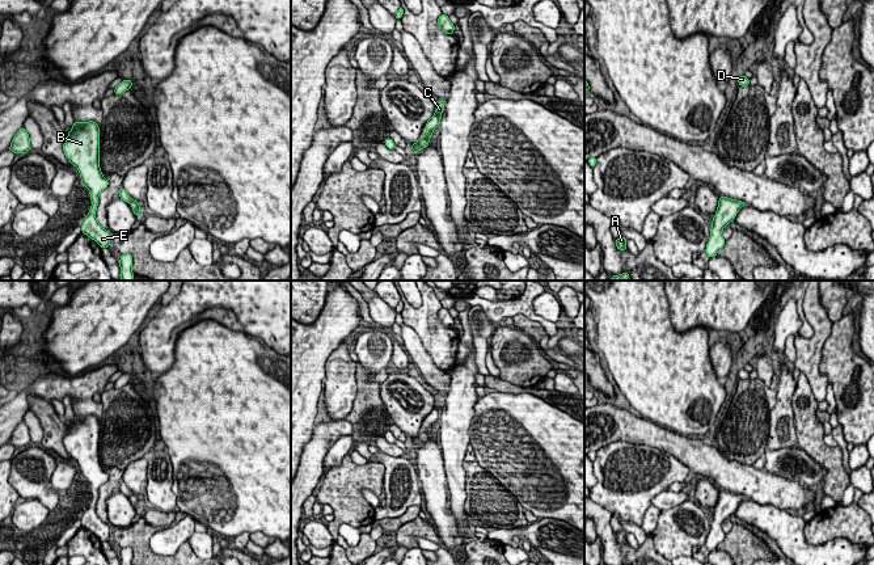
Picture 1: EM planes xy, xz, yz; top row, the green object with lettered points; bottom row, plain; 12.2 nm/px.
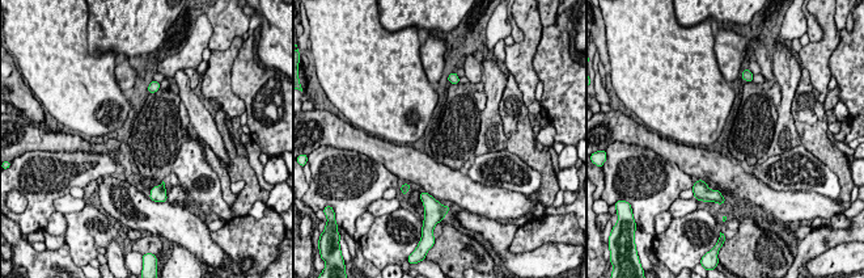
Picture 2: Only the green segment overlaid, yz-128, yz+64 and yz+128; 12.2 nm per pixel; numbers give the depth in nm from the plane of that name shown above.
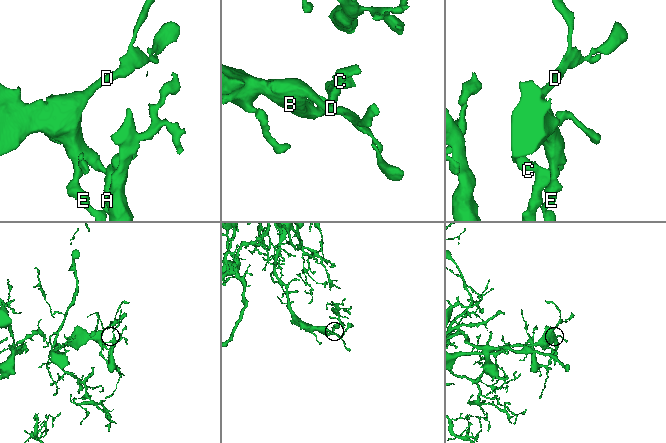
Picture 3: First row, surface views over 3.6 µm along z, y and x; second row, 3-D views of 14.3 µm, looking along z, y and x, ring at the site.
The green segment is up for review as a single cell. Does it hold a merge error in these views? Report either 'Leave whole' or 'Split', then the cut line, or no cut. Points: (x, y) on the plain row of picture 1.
Leave whole. No split

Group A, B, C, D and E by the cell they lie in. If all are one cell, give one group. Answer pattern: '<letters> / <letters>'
A B C D E

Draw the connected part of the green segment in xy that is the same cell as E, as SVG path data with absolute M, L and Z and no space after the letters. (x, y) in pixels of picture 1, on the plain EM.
M76 416L63 438L66 451L80 465L83 478L88 481L92 493L89 507L80 515L81 526L93 532L100 541L109 541L110 526L96 513L98 489L109 480L100 463L100 421L96 416Z

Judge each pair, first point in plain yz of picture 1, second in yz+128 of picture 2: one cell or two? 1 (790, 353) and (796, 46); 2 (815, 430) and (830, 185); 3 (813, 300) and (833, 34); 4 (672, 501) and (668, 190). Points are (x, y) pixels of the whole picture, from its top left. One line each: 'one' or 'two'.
1: one
2: two
3: one
4: two

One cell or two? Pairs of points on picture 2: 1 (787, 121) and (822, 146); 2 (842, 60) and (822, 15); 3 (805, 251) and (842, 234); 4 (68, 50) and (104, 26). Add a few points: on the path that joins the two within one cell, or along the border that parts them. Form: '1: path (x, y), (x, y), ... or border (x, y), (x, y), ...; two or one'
1: border (795, 95), (791, 102), (791, 116), (801, 143); two
2: border (838, 30), (838, 45), (829, 62), (830, 75); two
3: path (814, 244), (824, 236), (833, 236); one
4: border (87, 13), (87, 50), (114, 53); two

